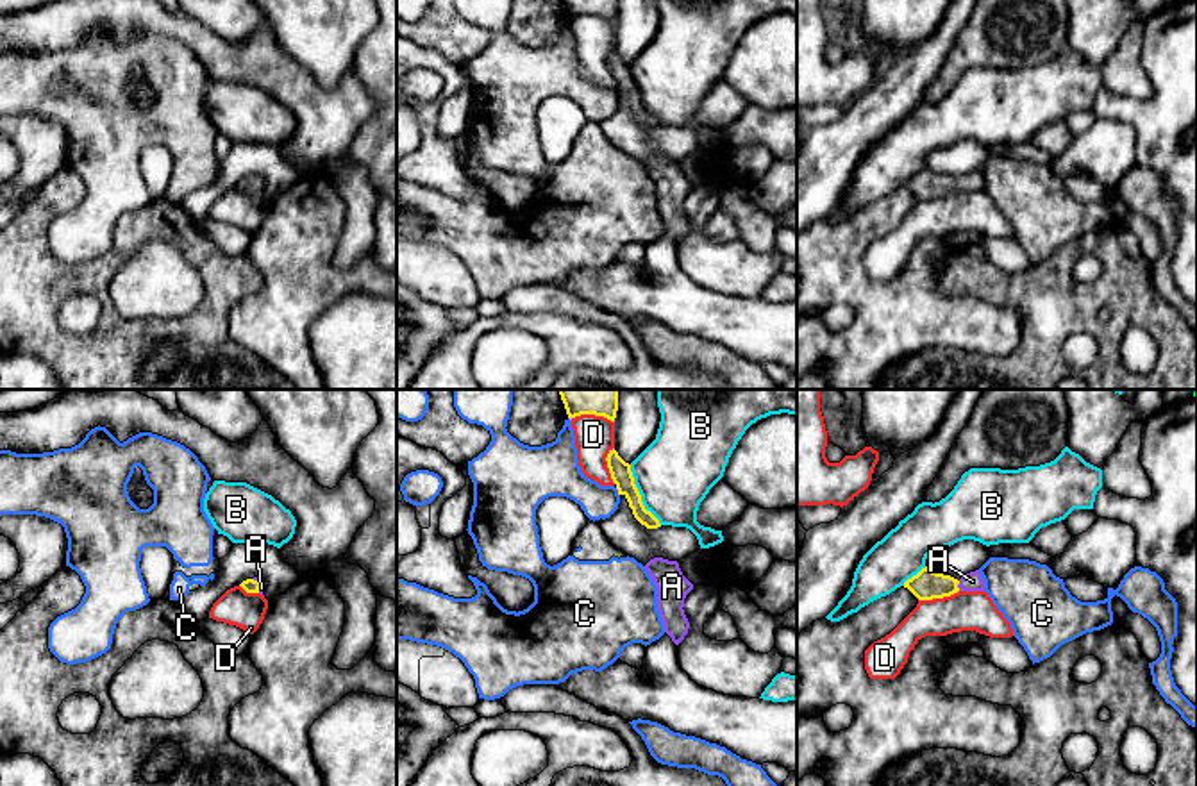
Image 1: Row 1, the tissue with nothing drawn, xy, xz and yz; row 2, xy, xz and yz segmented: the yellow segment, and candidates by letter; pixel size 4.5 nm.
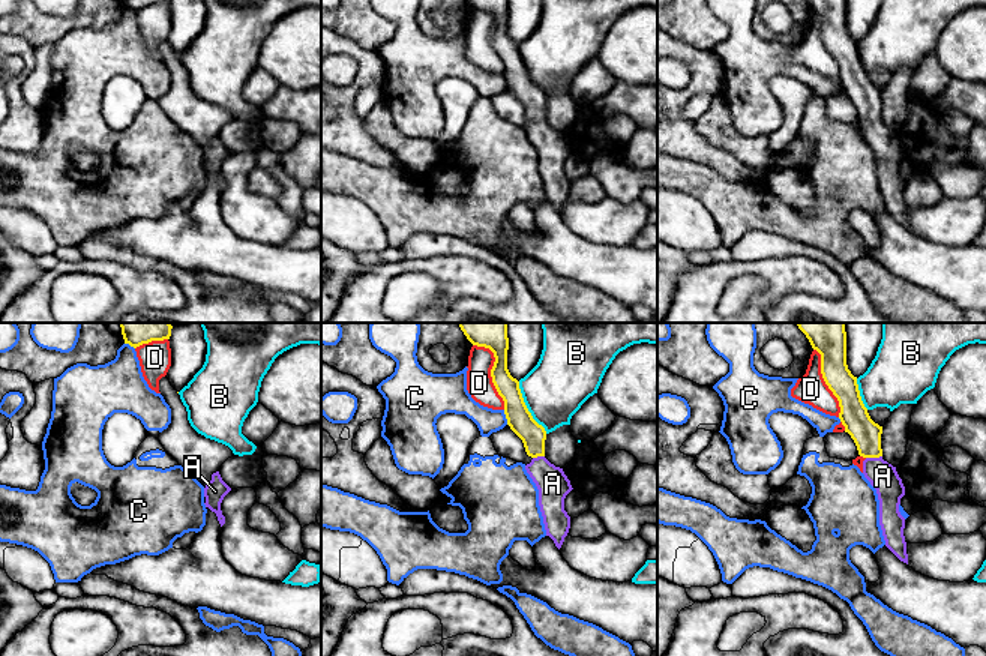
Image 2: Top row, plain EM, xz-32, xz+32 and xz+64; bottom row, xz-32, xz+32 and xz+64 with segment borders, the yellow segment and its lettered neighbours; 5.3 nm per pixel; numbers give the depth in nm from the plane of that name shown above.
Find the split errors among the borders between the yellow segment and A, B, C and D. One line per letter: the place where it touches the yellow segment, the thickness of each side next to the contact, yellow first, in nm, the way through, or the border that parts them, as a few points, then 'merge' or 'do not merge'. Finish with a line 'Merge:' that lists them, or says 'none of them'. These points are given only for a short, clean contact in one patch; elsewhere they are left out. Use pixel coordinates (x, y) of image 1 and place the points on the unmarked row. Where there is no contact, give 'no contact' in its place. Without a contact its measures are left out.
A: meets yellow in yz at (956, 186); 140 nm thick on the yellow side, 90 nm on the other; runs through yz (928, 184), (956, 186), (972, 181); merge
B: meets yellow in xz at (640, 95); 100 nm thick on the yellow side, 340 nm on the other; do not merge
C: meets yellow in xz at (619, 91); 100 nm thick on the yellow side, 160 nm on the other; do not merge
D: meets yellow in yz at (938, 197); 140 nm thick on the yellow side, 180 nm on the other; do not merge
Merge: A

